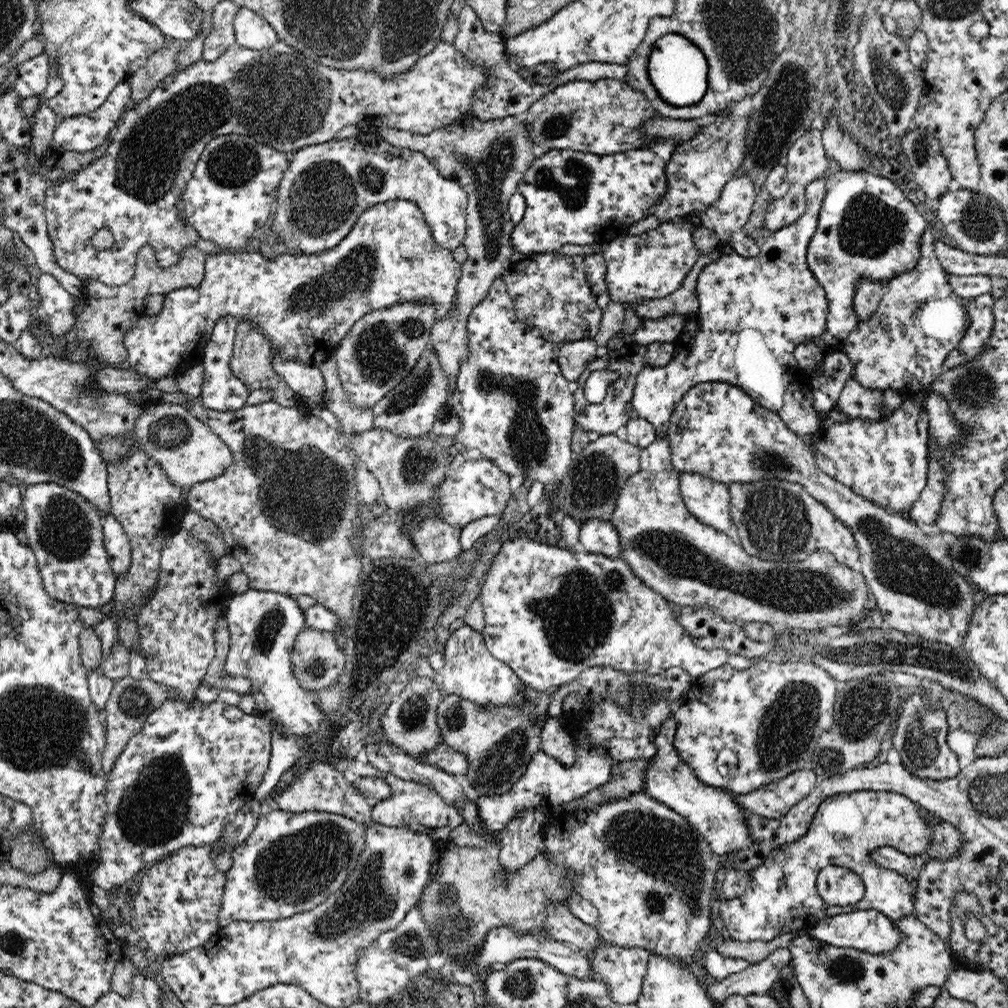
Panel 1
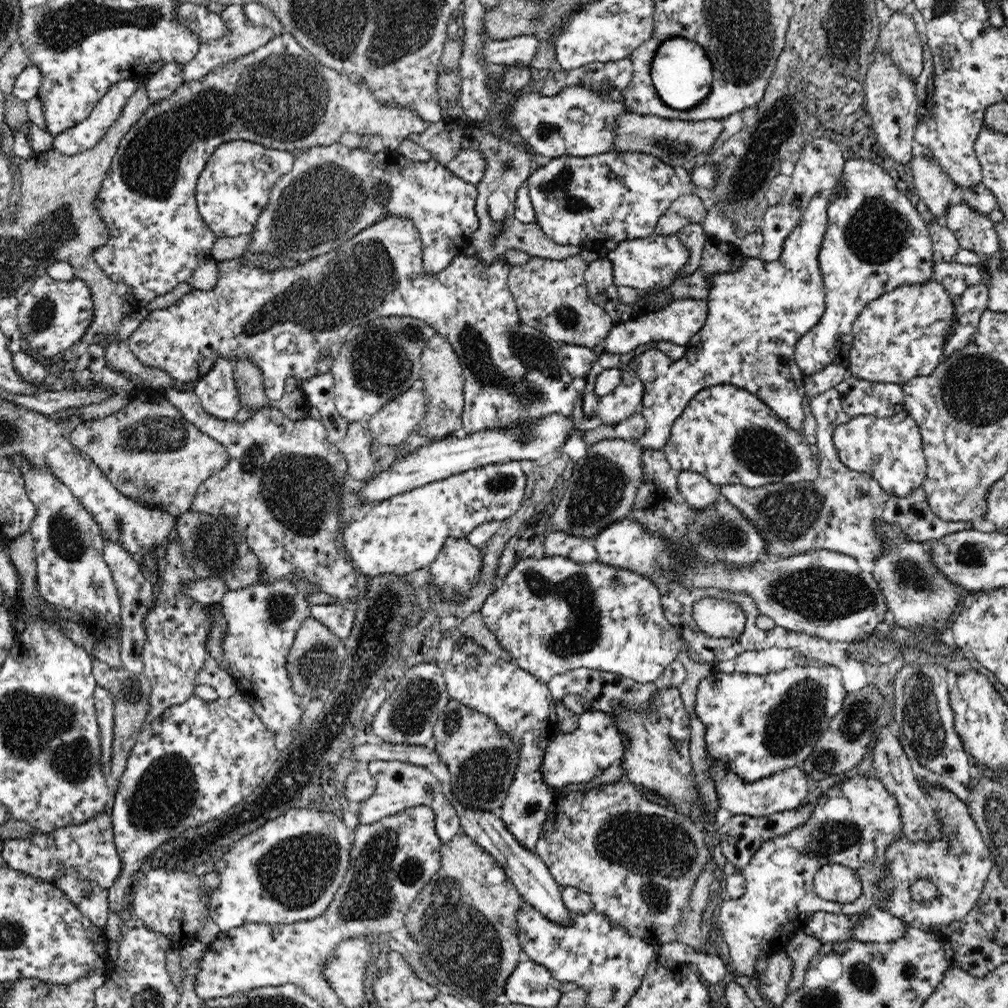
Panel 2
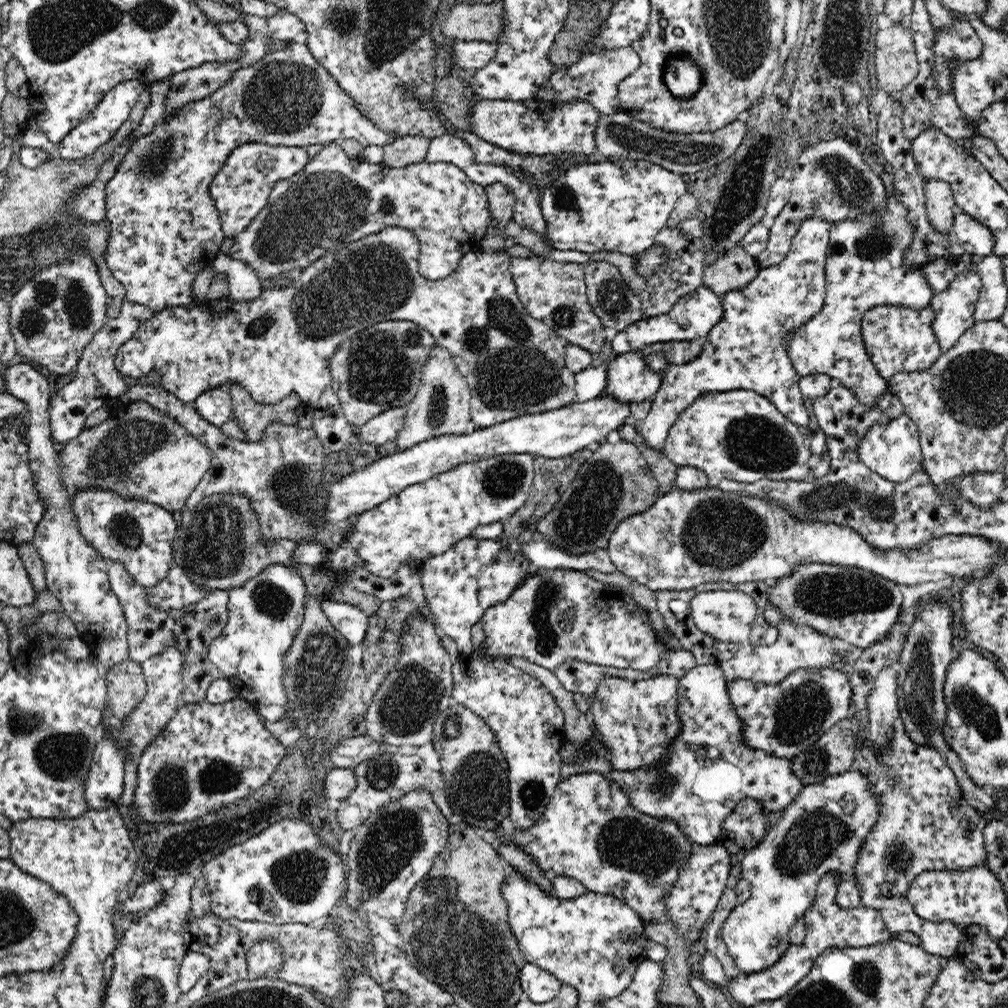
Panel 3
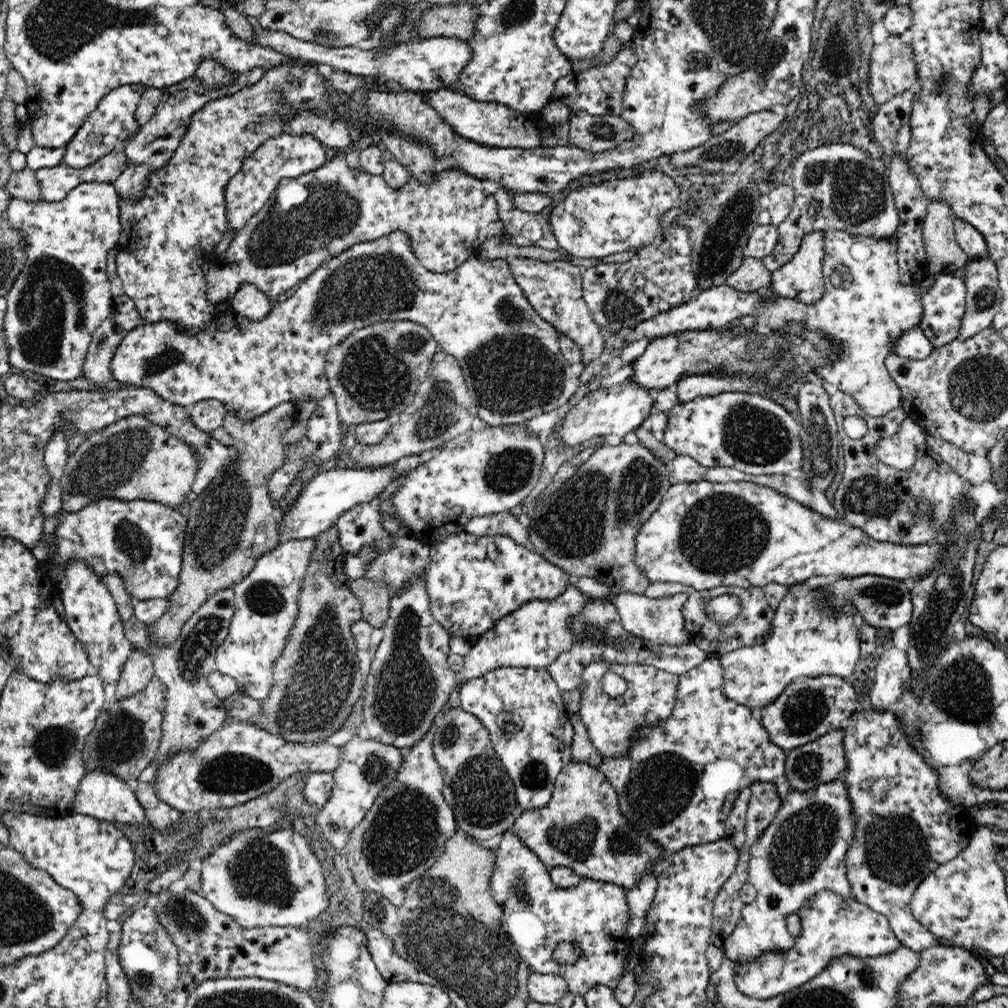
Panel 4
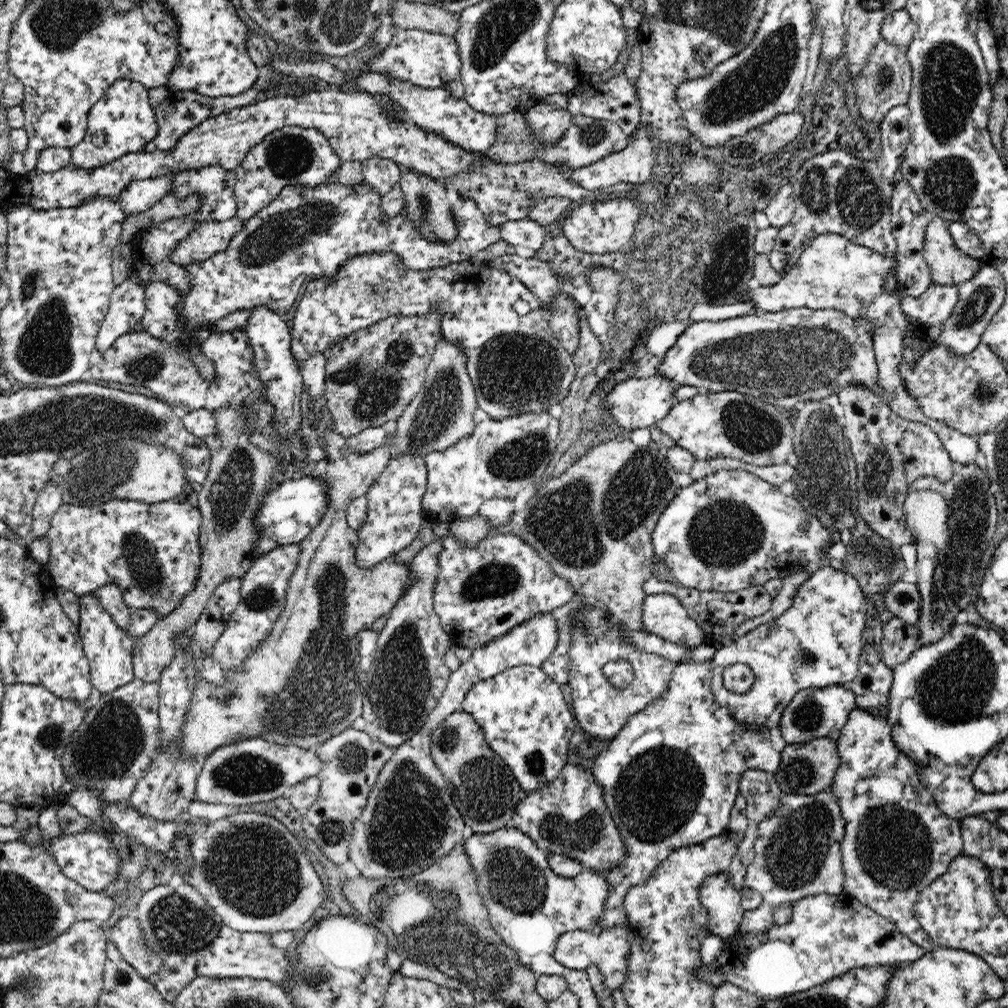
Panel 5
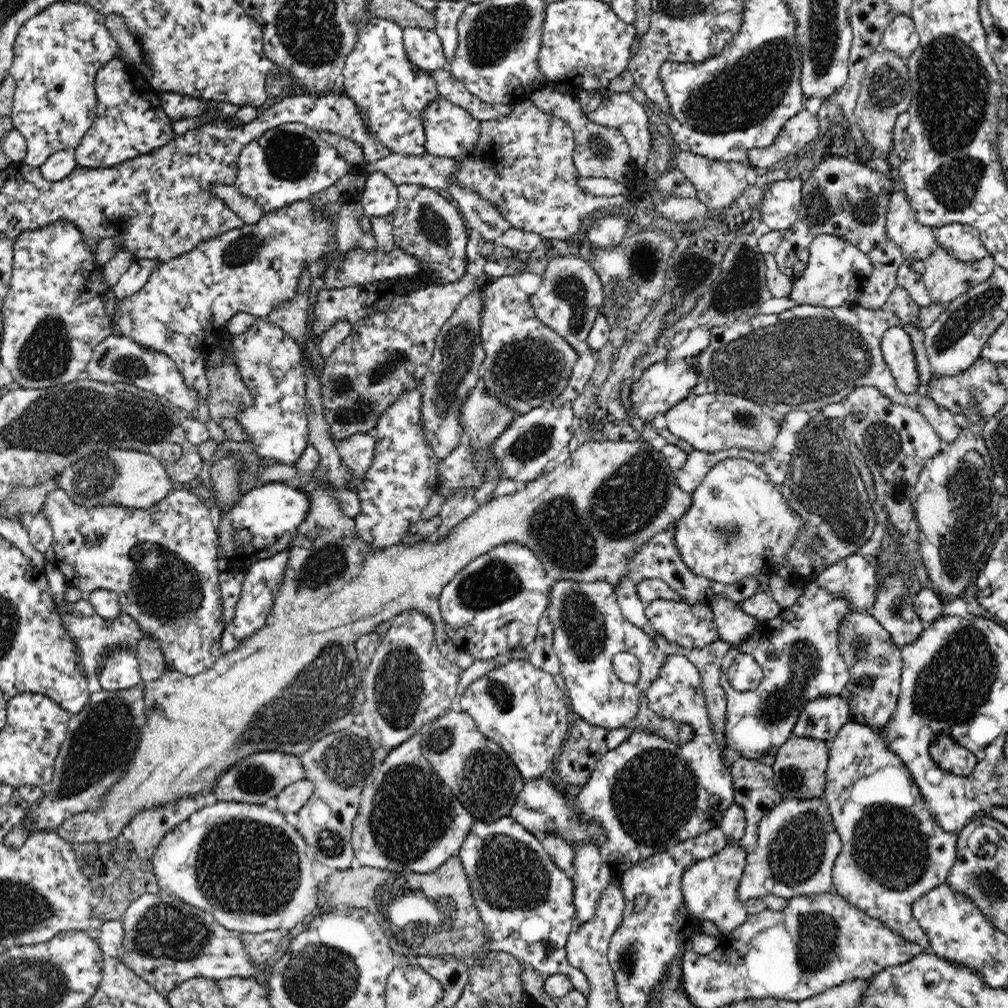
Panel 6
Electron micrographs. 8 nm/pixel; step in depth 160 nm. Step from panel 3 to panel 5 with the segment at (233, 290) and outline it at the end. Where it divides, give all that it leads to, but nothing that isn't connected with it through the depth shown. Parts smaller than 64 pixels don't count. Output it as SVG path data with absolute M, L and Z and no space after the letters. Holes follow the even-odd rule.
M254 306L249 309L247 324L242 330L248 335L254 353L253 364L255 364L258 377L264 380L268 387L266 397L276 409L274 428L277 431L275 434L287 440L302 421L300 399L303 395L301 372L298 371L298 365L290 351L290 340L292 340L290 327L283 316L277 312L268 310L265 306Z

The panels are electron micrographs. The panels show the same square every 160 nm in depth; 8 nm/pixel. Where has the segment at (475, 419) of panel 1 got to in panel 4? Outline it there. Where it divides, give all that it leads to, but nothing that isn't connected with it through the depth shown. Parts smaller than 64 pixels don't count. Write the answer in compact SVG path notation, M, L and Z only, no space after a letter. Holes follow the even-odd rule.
M394 230L390 234L386 234L382 238L373 241L364 241L346 248L346 250L335 255L334 258L327 259L322 262L308 278L305 278L292 296L284 301L272 300L270 302L270 310L266 316L258 318L258 320L250 320L245 316L231 311L229 314L220 312L213 314L210 322L206 322L206 328L200 332L185 332L176 322L170 319L158 322L145 322L143 325L137 326L131 330L118 345L116 352L111 360L111 371L114 379L119 383L128 383L136 387L150 388L154 390L164 400L179 405L184 408L191 408L194 404L207 399L216 399L224 404L228 411L234 411L238 415L238 419L247 422L252 421L258 416L267 414L272 408L288 402L315 401L322 400L326 394L330 393L330 382L325 374L325 358L328 351L342 342L350 333L355 330L372 326L382 321L412 321L417 322L424 328L428 329L434 340L439 344L440 349L446 351L456 358L456 362L460 365L465 379L465 384L469 389L469 395L472 402L476 406L477 416L480 417L490 427L505 427L506 425L520 425L530 421L535 416L543 417L547 413L559 409L567 404L570 397L575 394L579 386L578 376L574 376L572 365L563 357L560 345L560 333L549 323L544 321L528 303L526 295L520 285L516 282L514 275L509 267L507 259L486 259L480 256L474 256L465 260L456 270L449 273L434 273L426 270L414 254L410 239L405 232Z

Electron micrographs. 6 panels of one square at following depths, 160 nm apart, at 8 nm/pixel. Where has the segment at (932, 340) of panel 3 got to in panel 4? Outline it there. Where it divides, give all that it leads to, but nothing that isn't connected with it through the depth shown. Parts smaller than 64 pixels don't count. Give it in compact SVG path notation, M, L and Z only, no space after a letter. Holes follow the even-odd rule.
M919 324L910 326L908 330L902 330L894 340L890 353L902 358L921 361L928 358L933 353L935 346L931 340L924 334Z

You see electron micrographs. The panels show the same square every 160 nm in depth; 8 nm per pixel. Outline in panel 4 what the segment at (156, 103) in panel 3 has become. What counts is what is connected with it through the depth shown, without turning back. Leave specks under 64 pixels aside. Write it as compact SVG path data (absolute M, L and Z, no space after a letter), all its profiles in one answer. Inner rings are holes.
M82 182L60 202L25 201L11 197L6 211L8 224L21 230L27 238L25 267L6 296L3 327L10 364L20 372L30 370L51 379L68 381L80 378L92 334L108 318L114 299L106 260L108 250L116 248L122 232L114 182Z

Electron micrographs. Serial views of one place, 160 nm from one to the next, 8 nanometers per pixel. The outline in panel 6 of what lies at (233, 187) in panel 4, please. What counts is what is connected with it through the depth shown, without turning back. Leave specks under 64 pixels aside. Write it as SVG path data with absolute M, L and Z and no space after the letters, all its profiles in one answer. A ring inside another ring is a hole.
M286 123L264 131L242 148L236 160L234 186L240 194L262 207L264 212L278 210L298 200L310 199L348 174L350 165L340 152L324 141L318 131L302 123Z

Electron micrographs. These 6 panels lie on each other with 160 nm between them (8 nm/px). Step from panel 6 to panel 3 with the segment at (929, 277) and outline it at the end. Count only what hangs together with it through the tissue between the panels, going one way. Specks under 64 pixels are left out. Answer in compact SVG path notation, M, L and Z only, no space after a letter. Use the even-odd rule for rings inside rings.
M928 178L924 182L925 209L931 225L942 234L952 233L954 206L956 206L952 189L948 182Z

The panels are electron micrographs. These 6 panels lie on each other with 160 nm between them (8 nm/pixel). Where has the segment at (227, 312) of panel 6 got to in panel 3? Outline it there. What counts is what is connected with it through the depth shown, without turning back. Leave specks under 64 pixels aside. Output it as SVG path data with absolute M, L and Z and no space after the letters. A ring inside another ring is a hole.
M340 142L328 143L312 159L308 160L303 166L303 170L294 174L294 177L285 178L272 186L266 208L263 208L256 215L256 218L248 225L246 230L243 230L233 238L233 245L229 256L249 264L260 279L274 278L274 276L279 278L282 272L288 272L295 268L306 268L314 260L318 260L323 255L332 253L334 248L336 248L336 244L339 242L354 242L354 240L360 240L360 238L370 236L370 234L380 232L380 230L384 230L384 228L390 226L401 226L412 231L417 236L420 243L420 274L431 282L440 282L440 280L446 278L446 276L452 274L458 268L460 259L464 254L479 250L479 243L484 238L484 234L486 234L486 228L490 226L490 211L488 211L488 197L486 196L485 188L468 179L467 175L454 166L454 164L448 164L447 162L427 163L424 160L416 164L408 164L408 166L403 166L403 168L394 168L394 166L388 166L384 161L370 163L361 158L350 158L340 146Z

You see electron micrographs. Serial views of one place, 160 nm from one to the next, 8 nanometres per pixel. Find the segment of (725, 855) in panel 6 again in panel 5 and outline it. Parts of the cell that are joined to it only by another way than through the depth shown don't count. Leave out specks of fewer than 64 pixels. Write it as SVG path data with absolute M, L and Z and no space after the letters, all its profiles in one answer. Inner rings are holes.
M729 874L710 876L700 888L700 901L708 913L708 929L726 940L736 934L742 916L741 894L727 884Z

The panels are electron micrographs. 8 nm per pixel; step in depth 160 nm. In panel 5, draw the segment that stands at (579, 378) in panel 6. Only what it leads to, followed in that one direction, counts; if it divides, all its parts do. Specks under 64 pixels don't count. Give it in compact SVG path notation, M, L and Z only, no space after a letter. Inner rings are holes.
M575 301L574 307L576 307L576 315L578 315L579 347L572 355L572 360L577 368L576 377L584 378L598 366L601 359L600 354L602 354L602 344L590 328L582 306Z

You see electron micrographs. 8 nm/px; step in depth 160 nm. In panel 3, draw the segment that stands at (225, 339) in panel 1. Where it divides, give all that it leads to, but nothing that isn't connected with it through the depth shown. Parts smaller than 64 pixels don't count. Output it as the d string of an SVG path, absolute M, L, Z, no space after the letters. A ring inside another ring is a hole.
M229 385L206 390L193 401L196 411L210 424L221 427L233 418L234 405Z

